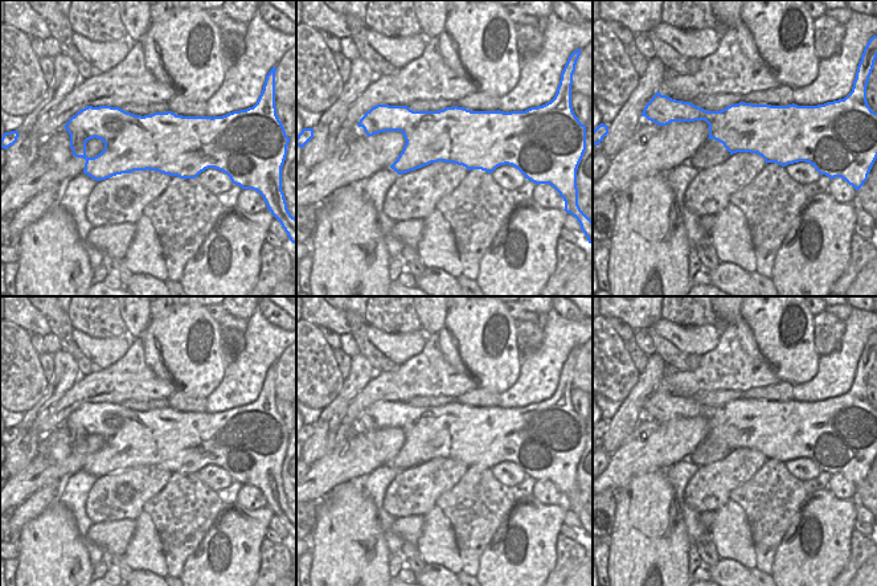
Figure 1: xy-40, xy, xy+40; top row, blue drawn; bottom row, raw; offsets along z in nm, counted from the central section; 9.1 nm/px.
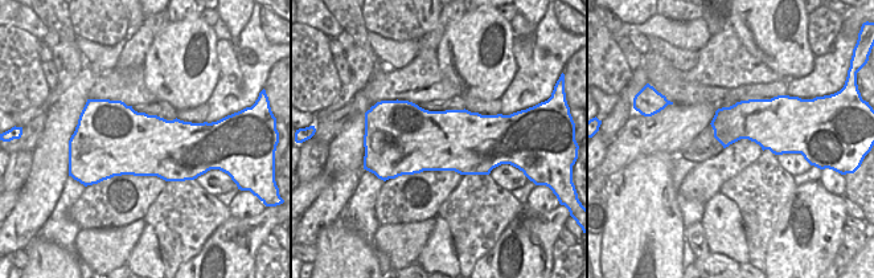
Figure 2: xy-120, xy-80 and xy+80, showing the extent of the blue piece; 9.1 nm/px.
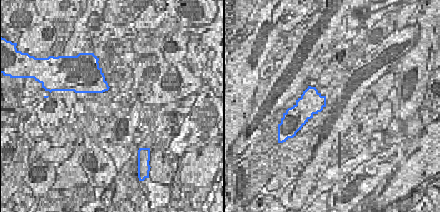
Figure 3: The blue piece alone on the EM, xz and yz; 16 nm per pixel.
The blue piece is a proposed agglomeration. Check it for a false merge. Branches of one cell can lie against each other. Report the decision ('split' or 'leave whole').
leave whole

